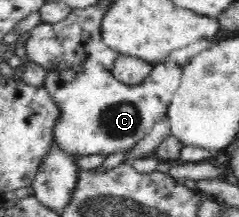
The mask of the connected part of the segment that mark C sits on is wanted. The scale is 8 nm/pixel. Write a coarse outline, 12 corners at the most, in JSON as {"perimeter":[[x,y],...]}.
{"perimeter":[[201,38],[127,86],[97,62],[51,71],[54,142],[132,149],[167,114]]}

